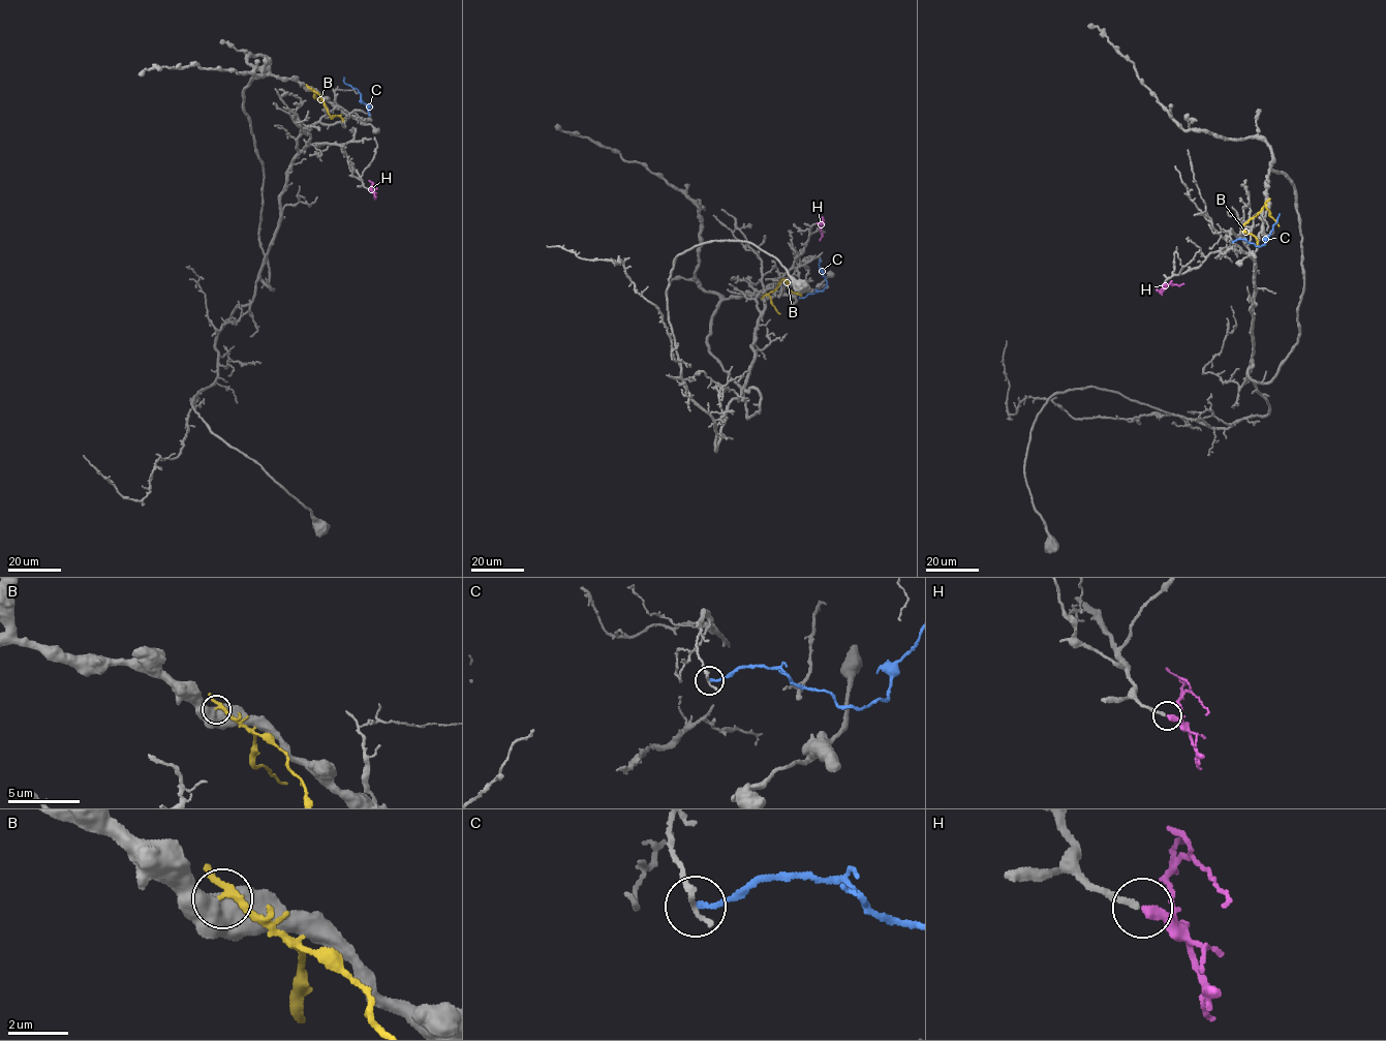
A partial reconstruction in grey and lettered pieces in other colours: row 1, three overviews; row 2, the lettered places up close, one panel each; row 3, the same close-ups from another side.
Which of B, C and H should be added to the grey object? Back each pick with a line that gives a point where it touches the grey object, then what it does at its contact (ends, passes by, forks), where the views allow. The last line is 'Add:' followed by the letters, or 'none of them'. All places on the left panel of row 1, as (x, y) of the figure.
H: Touches grey at (369, 189). It ends there
Add: H

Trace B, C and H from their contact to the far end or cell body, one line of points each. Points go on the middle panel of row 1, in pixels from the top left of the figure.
B: (763, 296), (774, 289), (783, 279), (790, 289), (801, 296)
C: (820, 259), (826, 285), (823, 289), (799, 297)
H: (817, 223), (822, 233), (820, 241)

